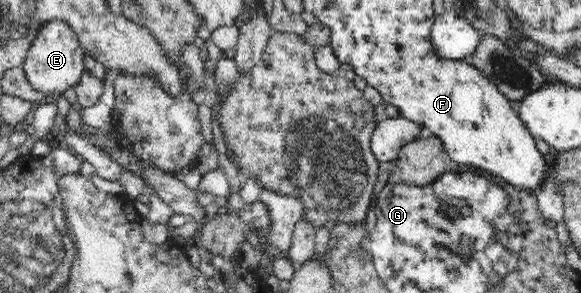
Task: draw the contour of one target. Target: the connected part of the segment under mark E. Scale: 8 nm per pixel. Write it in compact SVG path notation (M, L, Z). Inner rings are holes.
M55 20L47 23L44 30L35 38L31 50L24 58L23 71L29 81L29 85L37 92L45 95L61 95L69 88L75 88L82 80L84 66L84 51L81 49L77 35L73 33L68 23Z

